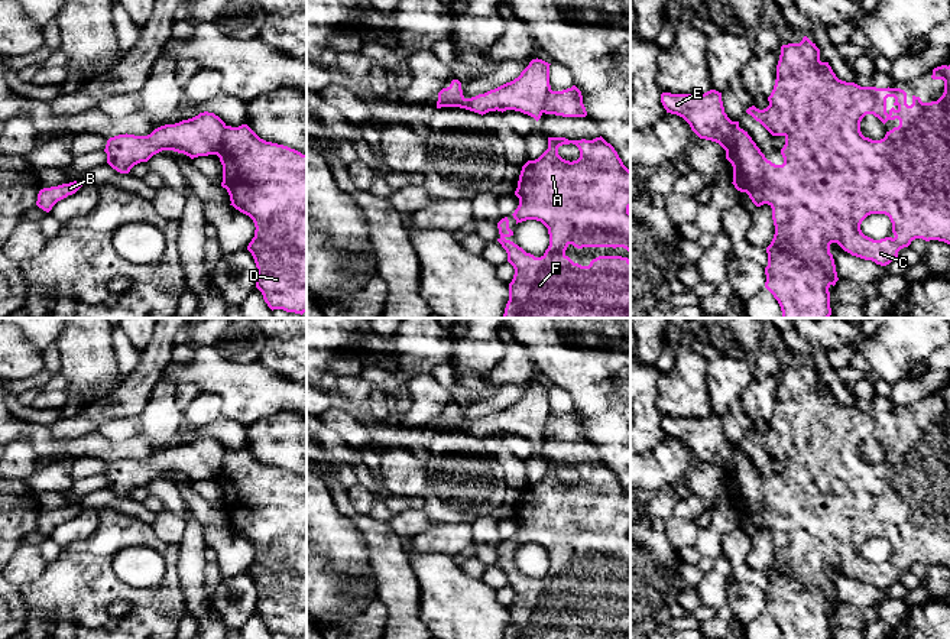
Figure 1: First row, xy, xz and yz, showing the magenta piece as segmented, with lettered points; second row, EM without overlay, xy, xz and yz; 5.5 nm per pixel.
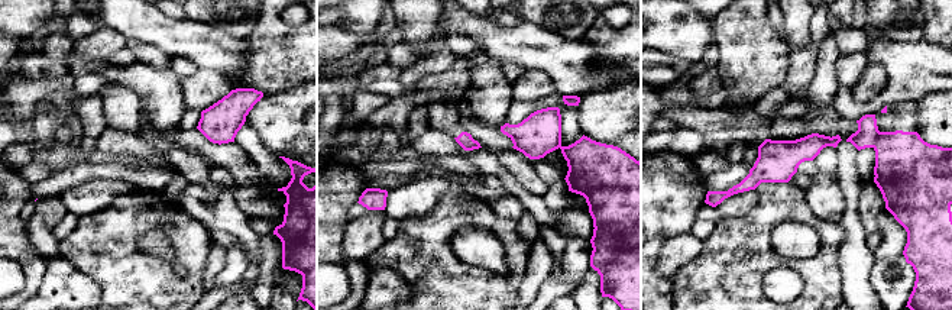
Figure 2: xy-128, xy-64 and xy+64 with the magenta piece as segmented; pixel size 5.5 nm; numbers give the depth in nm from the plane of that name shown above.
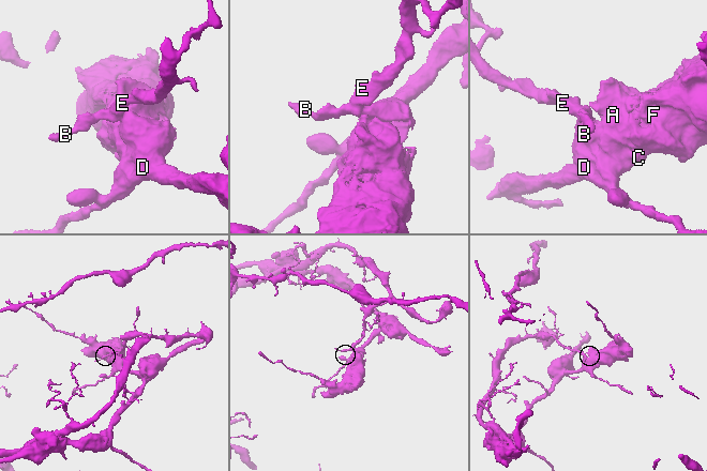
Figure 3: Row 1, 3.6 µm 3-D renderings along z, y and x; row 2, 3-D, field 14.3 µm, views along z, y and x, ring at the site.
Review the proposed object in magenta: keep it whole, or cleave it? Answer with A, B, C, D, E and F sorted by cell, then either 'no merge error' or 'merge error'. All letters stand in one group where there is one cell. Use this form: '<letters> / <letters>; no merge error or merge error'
A C D F / B E; merge error

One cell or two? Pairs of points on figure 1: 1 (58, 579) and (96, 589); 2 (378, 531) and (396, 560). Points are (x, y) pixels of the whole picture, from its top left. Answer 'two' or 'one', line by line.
1: one
2: one

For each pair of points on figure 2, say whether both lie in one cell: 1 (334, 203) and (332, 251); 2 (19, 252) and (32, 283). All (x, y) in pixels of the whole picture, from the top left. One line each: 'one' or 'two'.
1: one
2: one

